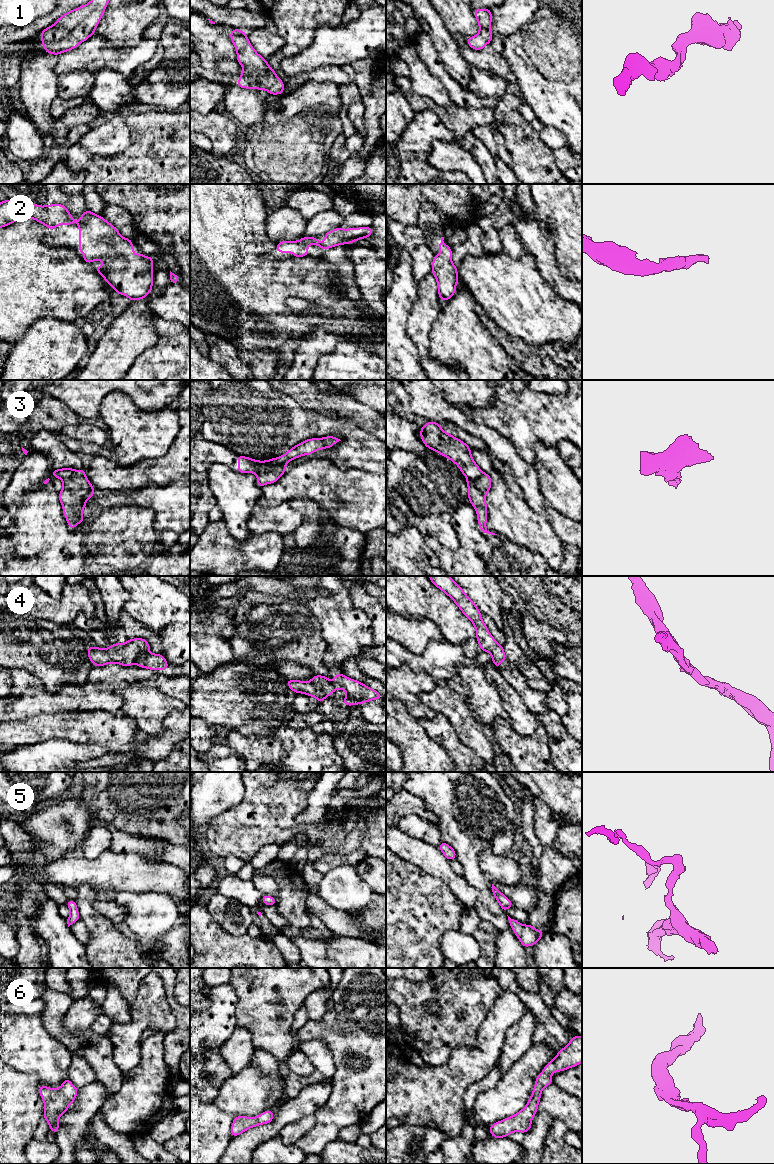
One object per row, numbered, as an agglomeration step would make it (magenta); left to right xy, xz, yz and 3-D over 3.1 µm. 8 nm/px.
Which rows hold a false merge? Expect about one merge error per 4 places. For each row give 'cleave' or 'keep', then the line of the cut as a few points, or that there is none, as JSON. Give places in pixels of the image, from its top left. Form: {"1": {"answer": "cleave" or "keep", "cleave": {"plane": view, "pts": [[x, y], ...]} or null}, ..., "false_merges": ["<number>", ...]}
{"1": {"answer": "keep", "cleave": null}, "2": {"answer": "keep", "cleave": null}, "3": {"answer": "cleave", "cleave": {"plane": "xz", "pts": [[284, 464], [273, 466], [258, 476]]}}, "4": {"answer": "cleave", "cleave": {"plane": "xz", "pts": [[331, 682], [335, 689]]}}, "5": {"answer": "keep", "cleave": null}, "6": {"answer": "keep", "cleave": null}, "false_merges": ["3", "4"]}

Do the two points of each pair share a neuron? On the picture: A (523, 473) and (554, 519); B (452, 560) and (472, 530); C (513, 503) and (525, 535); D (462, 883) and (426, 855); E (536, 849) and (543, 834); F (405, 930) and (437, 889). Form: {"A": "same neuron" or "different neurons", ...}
{"A": "same neuron", "B": "same neuron", "C": "same neuron", "D": "same neuron", "E": "different neurons", "F": "same neuron"}

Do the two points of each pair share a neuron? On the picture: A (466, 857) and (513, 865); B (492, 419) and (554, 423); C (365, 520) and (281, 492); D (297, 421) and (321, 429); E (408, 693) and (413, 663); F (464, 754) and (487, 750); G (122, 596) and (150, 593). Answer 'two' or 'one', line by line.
A: two
B: one
C: one
D: one
E: two
F: two
G: two

